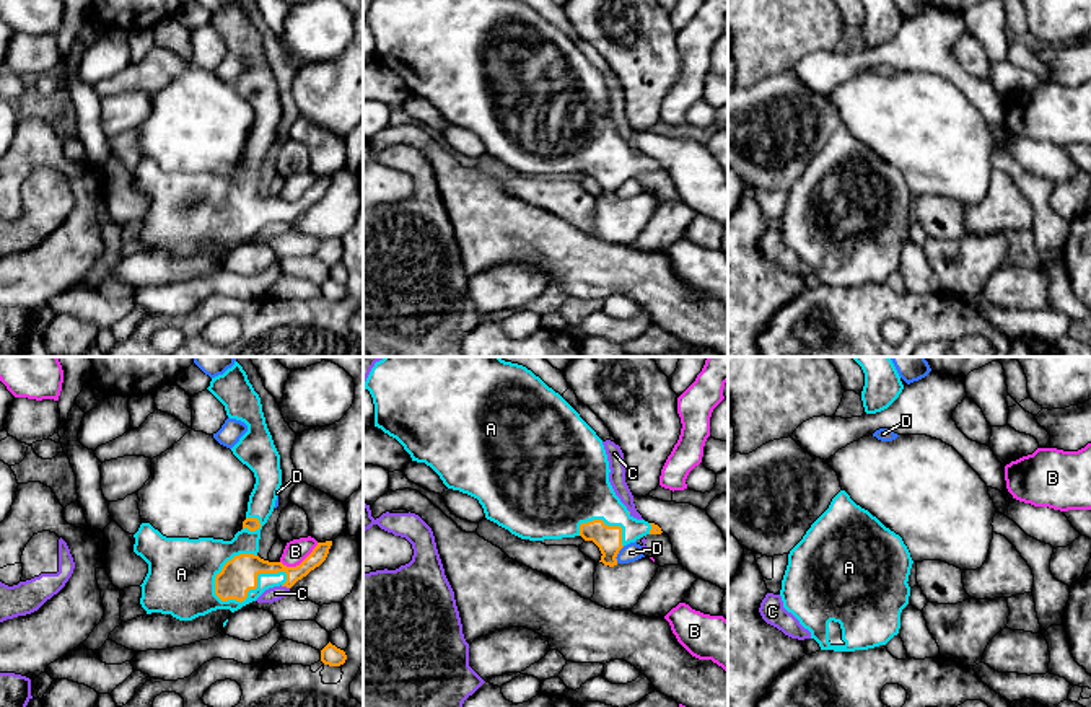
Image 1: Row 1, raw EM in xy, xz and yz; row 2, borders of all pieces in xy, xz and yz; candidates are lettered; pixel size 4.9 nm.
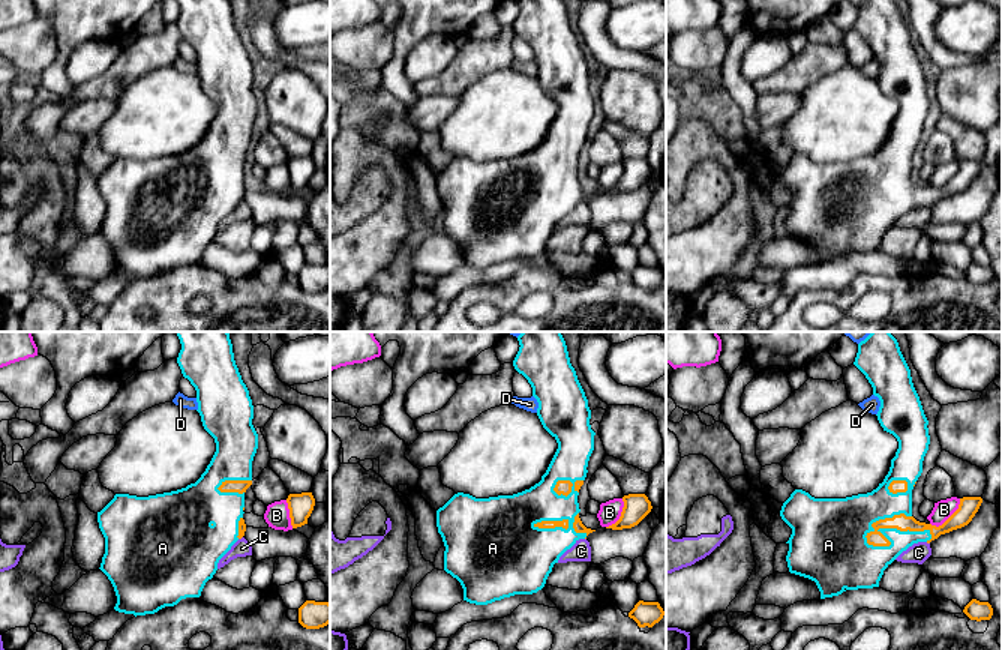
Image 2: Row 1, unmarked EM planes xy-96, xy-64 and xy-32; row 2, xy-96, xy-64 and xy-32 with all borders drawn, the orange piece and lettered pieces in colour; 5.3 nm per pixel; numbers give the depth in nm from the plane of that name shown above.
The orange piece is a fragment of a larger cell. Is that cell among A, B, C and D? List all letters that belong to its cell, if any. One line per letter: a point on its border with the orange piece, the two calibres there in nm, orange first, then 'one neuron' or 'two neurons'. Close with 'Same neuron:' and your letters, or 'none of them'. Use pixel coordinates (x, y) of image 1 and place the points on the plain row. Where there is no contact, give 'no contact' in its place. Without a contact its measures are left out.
A: xy (253, 223) | 180/140 nm | one neuron
B: xy (302, 197) | 110/120 nm | two neurons
C: xy (285, 220) | 180/70 nm | two neurons
D: xz (617, 188) | 130/90 nm | two neurons
Same neuron: A

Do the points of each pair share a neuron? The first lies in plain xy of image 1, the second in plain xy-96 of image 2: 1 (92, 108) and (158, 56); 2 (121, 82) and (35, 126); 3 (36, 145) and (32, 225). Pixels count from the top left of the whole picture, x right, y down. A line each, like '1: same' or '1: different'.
1: different
2: same
3: same

